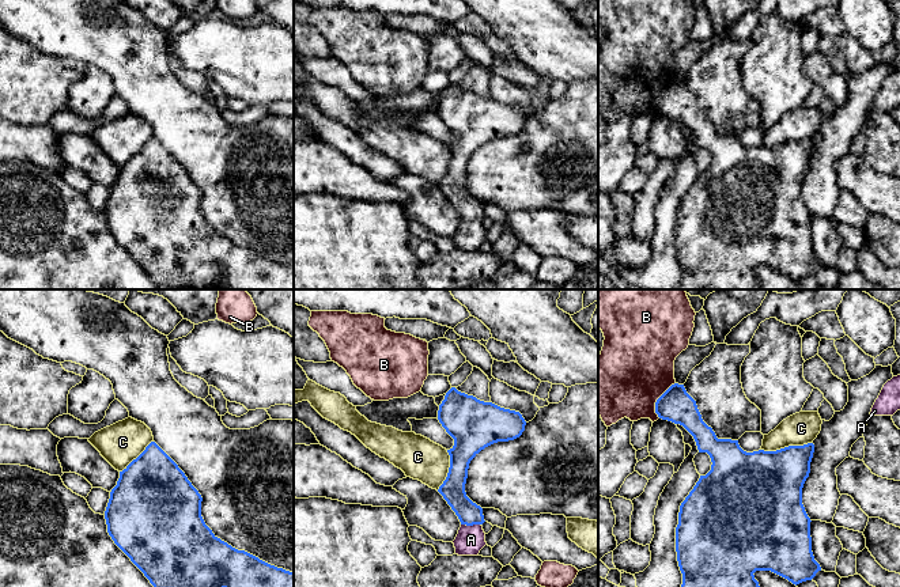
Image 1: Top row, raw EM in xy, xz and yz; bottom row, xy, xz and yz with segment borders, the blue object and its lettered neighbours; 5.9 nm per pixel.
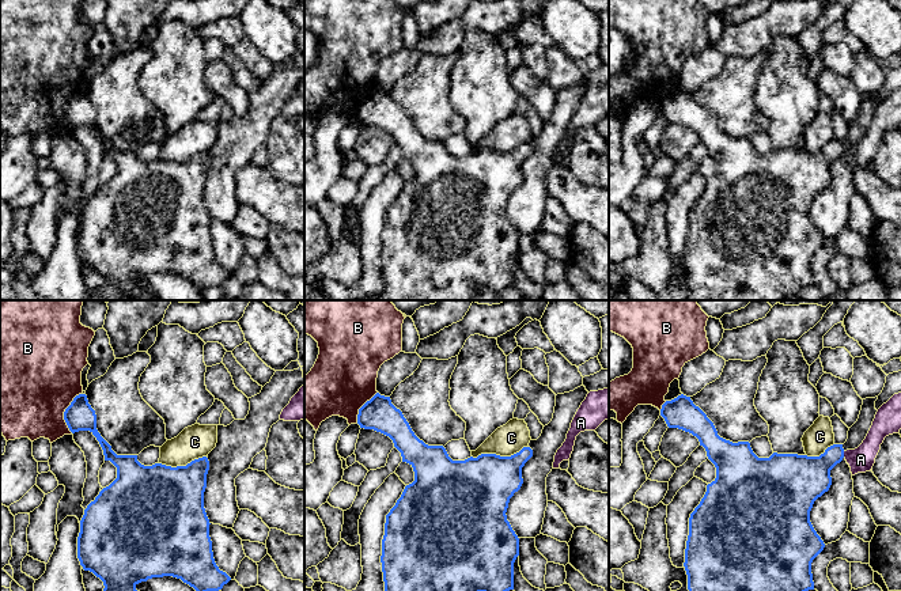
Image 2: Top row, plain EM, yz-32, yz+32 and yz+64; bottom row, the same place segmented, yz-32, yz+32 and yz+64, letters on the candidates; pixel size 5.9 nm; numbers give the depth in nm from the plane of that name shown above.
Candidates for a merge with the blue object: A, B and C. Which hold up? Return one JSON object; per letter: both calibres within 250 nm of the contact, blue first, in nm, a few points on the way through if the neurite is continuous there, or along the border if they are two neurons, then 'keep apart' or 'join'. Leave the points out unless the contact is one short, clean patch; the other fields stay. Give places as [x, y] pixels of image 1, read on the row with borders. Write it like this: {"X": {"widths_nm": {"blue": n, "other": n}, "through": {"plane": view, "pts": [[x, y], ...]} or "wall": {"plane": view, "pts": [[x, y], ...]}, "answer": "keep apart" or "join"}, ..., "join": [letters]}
{"A": {"widths_nm": {"blue": 140, "other": 170}, "answer": "join"}, "B": {"widths_nm": {"blue": 200, "other": 440}, "wall": {"plane": "yz", "pts": [[674, 382], [655, 402], [658, 417]]}, "answer": "keep apart"}, "C": {"widths_nm": {"blue": 400, "other": 190}, "answer": "keep apart"}, "join": ["A"]}

